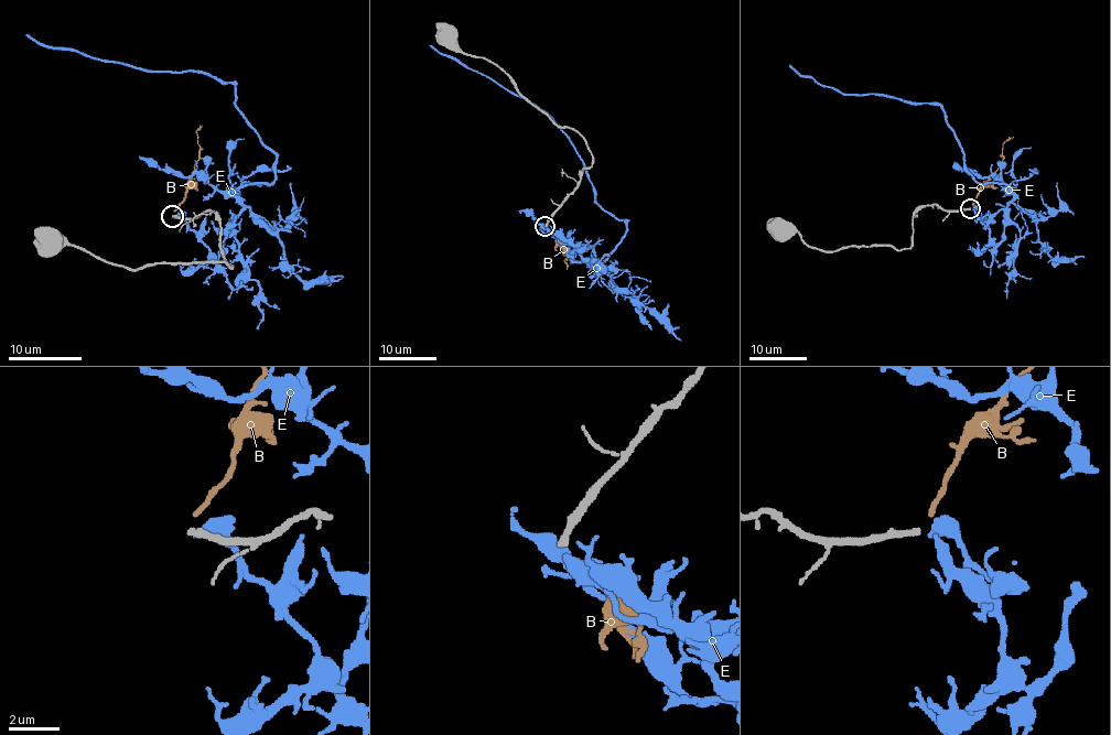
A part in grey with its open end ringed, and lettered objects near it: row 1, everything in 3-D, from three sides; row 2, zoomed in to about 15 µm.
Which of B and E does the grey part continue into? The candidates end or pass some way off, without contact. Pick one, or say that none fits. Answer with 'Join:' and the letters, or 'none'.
Join: none

